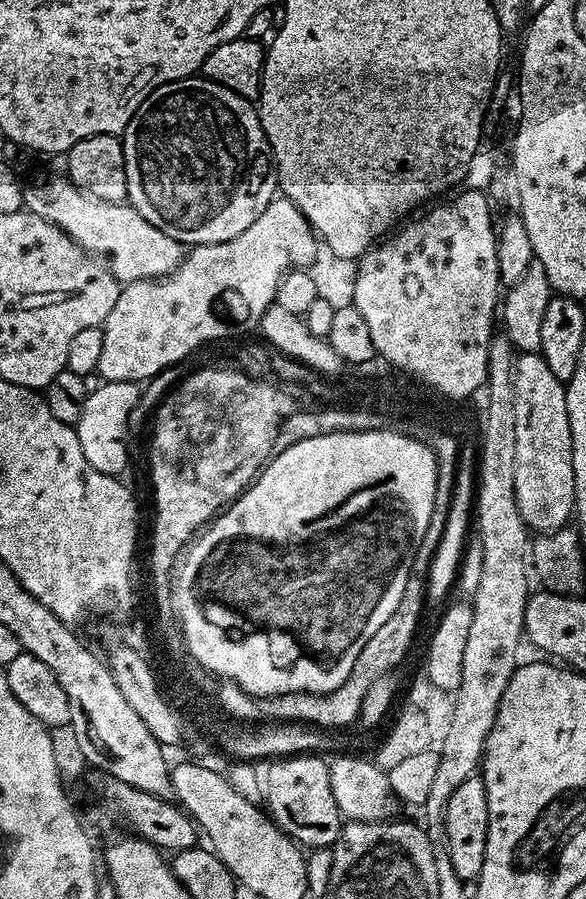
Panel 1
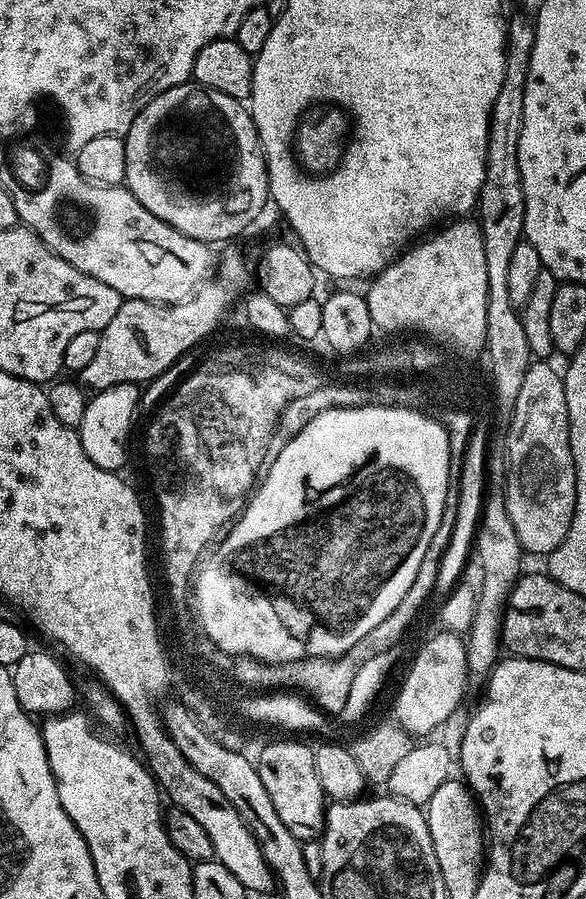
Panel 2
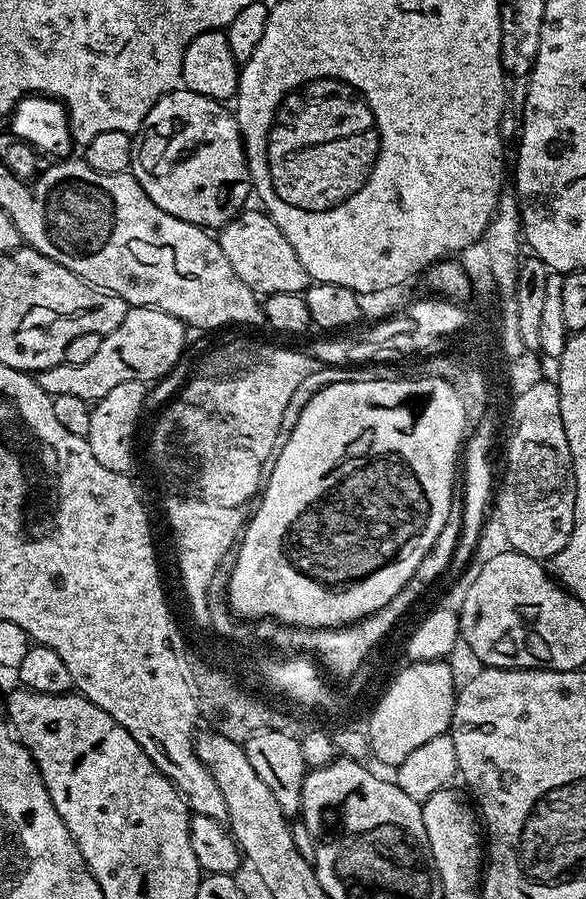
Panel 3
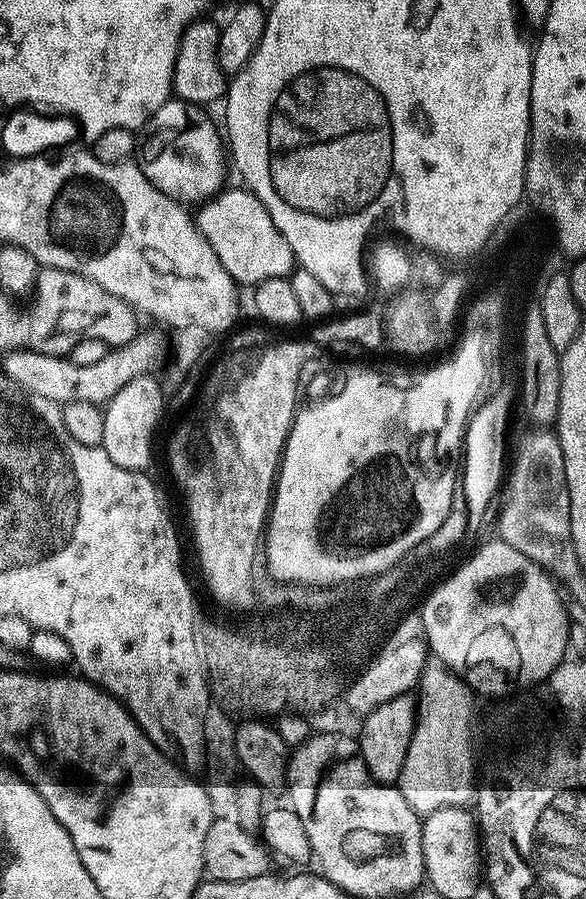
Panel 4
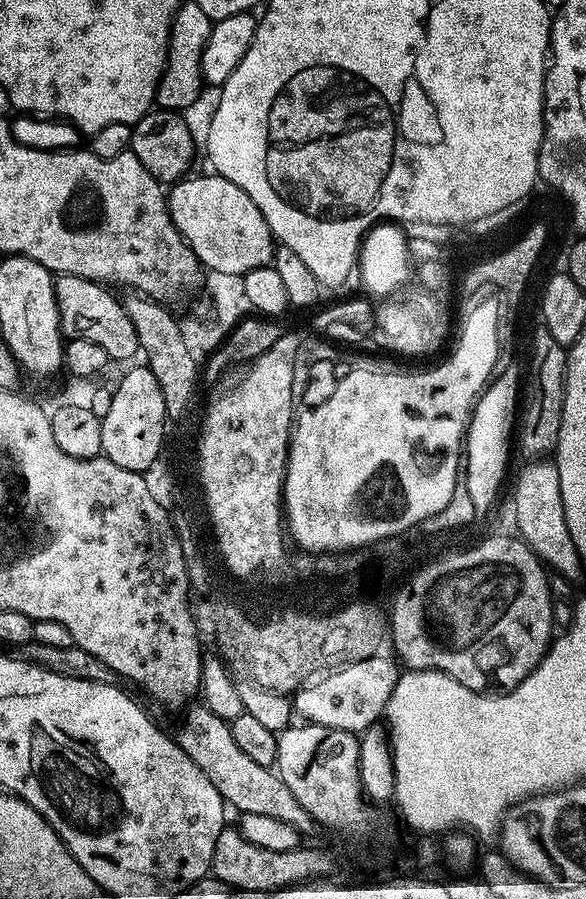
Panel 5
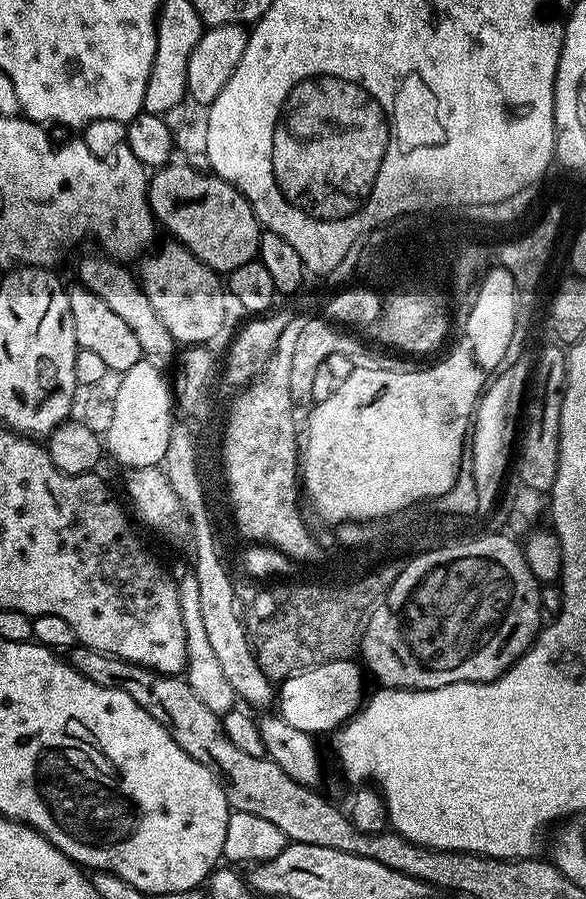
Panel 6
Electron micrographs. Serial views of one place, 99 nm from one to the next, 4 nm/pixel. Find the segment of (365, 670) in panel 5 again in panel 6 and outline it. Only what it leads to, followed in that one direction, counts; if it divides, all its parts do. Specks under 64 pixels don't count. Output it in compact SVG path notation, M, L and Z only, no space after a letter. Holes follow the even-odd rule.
M352 658L326 661L324 664L296 672L279 681L278 714L286 722L290 722L290 726L303 732L321 734L320 732L330 731L331 733L339 729L344 721L361 707L366 696L364 680L366 681L366 676L361 665Z

